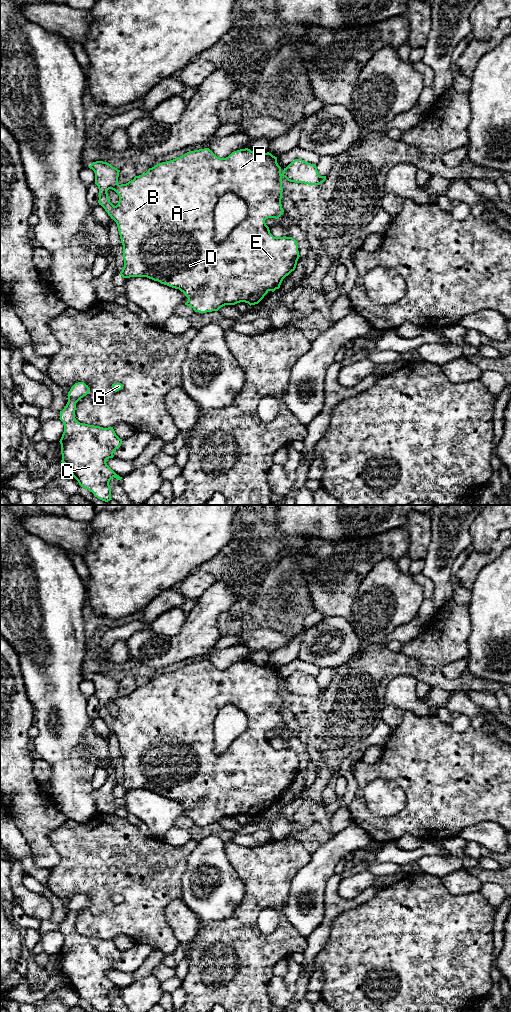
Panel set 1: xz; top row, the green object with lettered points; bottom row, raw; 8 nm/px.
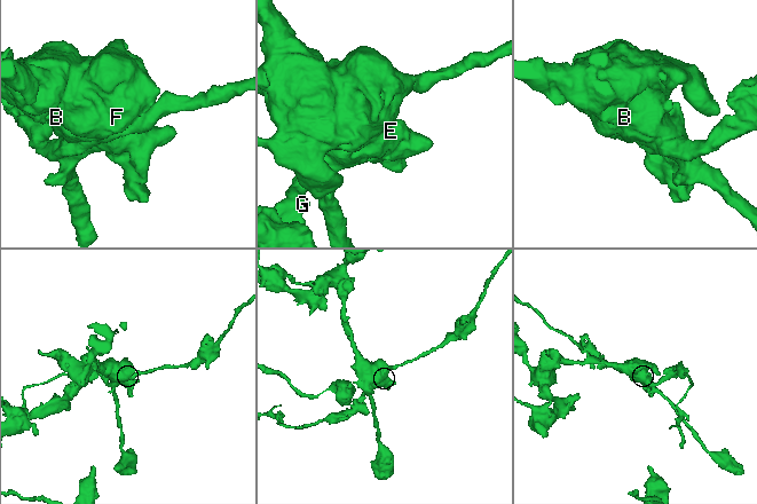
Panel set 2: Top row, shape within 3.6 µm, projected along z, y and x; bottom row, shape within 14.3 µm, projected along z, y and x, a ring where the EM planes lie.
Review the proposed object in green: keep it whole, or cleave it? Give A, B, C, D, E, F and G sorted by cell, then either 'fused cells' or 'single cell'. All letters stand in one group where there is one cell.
groups A B D E F / C G; fused cells

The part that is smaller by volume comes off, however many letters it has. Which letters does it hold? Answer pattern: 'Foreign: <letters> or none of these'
Foreign: C, G

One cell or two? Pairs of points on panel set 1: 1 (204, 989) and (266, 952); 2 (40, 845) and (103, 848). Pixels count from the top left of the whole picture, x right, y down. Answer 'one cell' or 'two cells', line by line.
1: one cell
2: two cells

